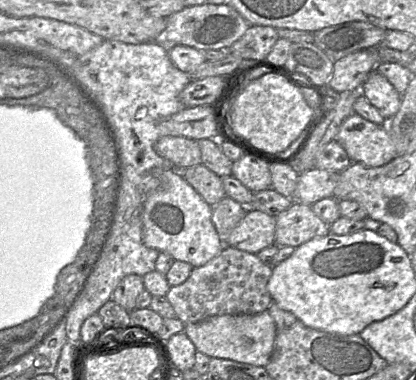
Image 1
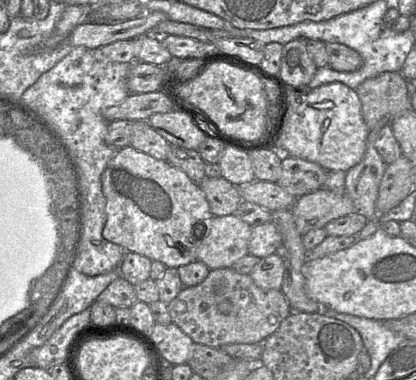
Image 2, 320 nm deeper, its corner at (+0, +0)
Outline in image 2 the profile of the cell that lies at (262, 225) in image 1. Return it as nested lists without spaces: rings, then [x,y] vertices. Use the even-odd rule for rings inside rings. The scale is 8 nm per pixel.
[[[234,214],[213,216],[209,221],[208,235],[197,247],[197,260],[210,270],[231,268],[249,254],[252,228]]]

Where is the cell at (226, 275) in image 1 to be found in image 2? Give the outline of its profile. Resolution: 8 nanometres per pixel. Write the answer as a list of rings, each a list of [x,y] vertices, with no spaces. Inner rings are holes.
[[[232,268],[210,270],[198,285],[183,287],[167,304],[167,309],[172,323],[193,343],[211,348],[226,344],[263,343],[291,314],[291,308],[281,290],[261,289],[249,274],[239,274]]]

